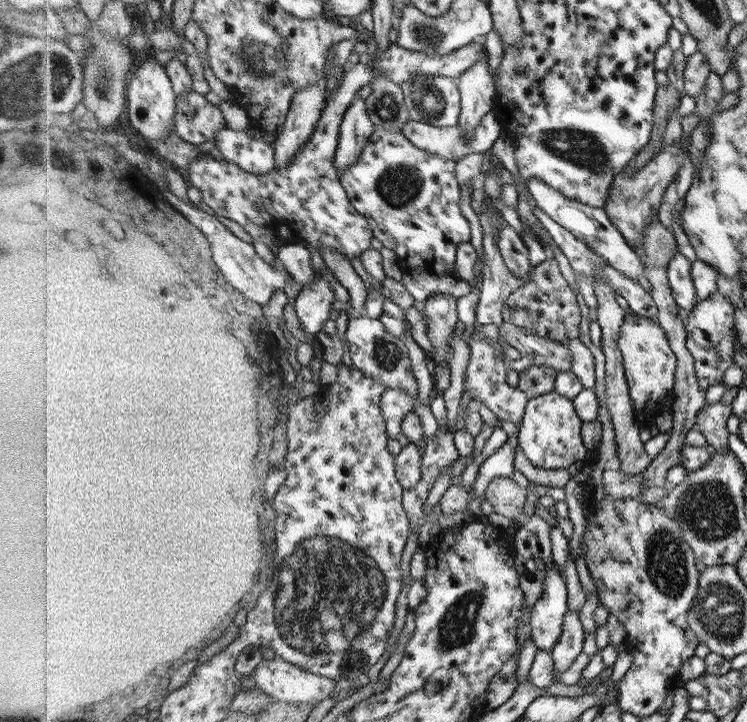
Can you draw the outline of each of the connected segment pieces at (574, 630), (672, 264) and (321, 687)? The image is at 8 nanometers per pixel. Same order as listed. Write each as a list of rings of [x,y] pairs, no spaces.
[[[570,611],[570,614],[565,614],[561,638],[550,650],[556,681],[570,668],[572,662],[582,652],[585,632],[580,619],[578,619],[578,613]]]
[[[678,250],[670,259],[669,266],[666,269],[673,298],[678,307],[687,311],[692,311],[698,300],[691,268],[693,268],[693,262],[690,262]]]
[[[283,657],[264,659],[254,674],[258,688],[275,700],[293,705],[326,700],[336,686],[336,678],[325,677],[290,664]]]

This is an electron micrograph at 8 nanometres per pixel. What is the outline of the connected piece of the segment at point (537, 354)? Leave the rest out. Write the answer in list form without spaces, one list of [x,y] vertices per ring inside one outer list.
[[[502,322],[495,343],[502,354],[502,364],[507,370],[518,372],[530,366],[550,366],[558,371],[570,371],[572,353],[566,344],[539,338],[520,327]]]

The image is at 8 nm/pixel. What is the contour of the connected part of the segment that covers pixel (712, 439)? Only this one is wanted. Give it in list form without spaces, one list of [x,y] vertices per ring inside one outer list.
[[[707,402],[697,412],[696,428],[706,437],[707,445],[714,451],[728,449],[729,433],[726,427],[726,420],[730,418],[730,407],[721,402]]]

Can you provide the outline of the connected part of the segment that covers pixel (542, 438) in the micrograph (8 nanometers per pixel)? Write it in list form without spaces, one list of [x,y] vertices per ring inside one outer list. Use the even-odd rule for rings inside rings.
[[[555,390],[527,400],[522,420],[518,428],[518,445],[528,460],[538,468],[556,470],[568,468],[576,460],[586,456],[586,446],[580,438],[581,418],[577,415],[573,399],[558,394]]]

